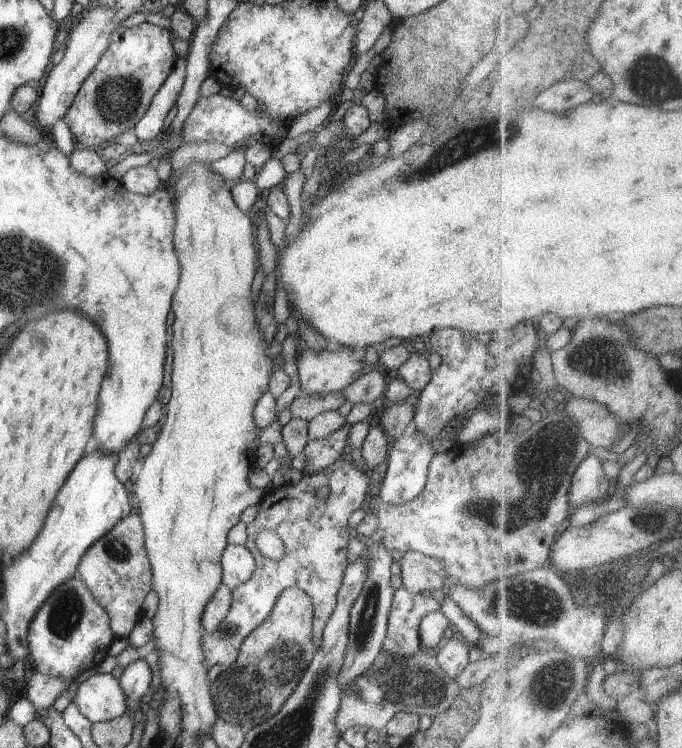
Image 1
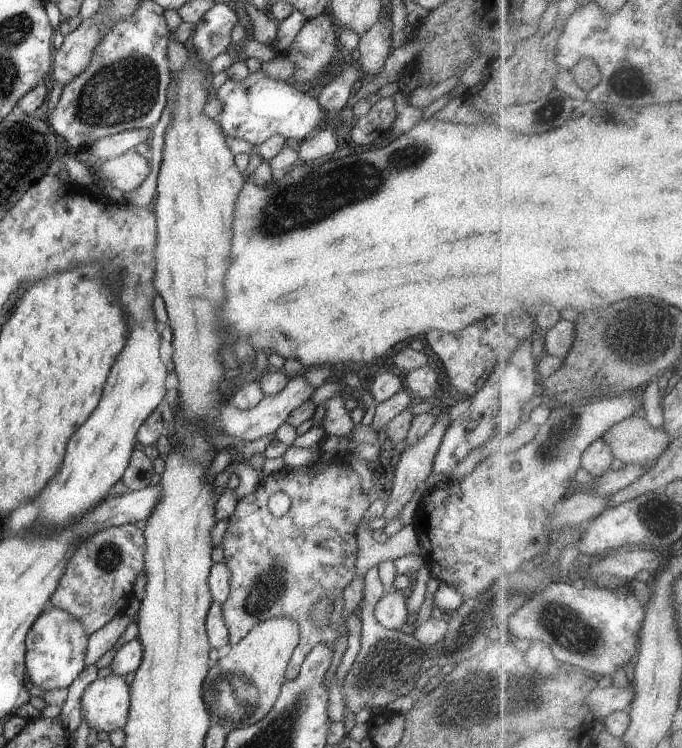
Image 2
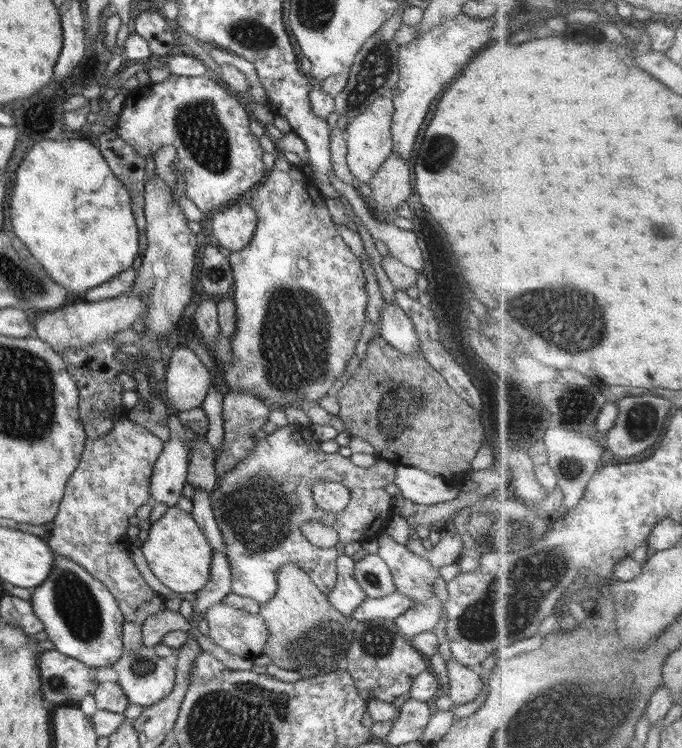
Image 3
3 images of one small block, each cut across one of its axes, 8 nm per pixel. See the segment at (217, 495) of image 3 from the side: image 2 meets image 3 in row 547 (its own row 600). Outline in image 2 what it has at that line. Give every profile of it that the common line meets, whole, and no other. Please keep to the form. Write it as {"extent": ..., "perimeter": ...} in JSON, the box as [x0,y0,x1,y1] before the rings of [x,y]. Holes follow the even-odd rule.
{"extent":[221,458,374,680],"perimeter":[[[344,458],[326,462],[326,466],[316,476],[302,476],[291,469],[263,477],[257,490],[237,500],[234,514],[230,517],[228,529],[223,535],[224,558],[232,572],[230,596],[221,604],[224,622],[229,632],[228,644],[234,646],[254,628],[256,624],[276,616],[290,616],[302,630],[298,648],[292,653],[285,680],[294,680],[308,652],[320,642],[335,644],[340,638],[340,626],[344,622],[342,610],[344,588],[354,580],[356,574],[356,554],[358,552],[357,530],[360,520],[367,518],[368,507],[374,499],[372,492],[362,492],[358,473],[344,462]],[[274,492],[284,492],[291,498],[290,508],[283,516],[275,516],[268,509],[268,498]],[[320,598],[332,600],[331,626],[318,628],[310,620],[310,610]]]}

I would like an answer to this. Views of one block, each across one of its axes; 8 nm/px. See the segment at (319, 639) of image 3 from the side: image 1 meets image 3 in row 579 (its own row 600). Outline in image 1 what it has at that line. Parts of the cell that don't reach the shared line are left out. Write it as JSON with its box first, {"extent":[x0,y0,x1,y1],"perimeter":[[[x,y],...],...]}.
{"extent":[211,588,316,732],"perimeter":[[[286,588],[276,599],[270,616],[240,645],[238,658],[212,682],[211,695],[218,718],[248,732],[280,712],[298,680],[316,654],[314,604],[300,588]]]}

